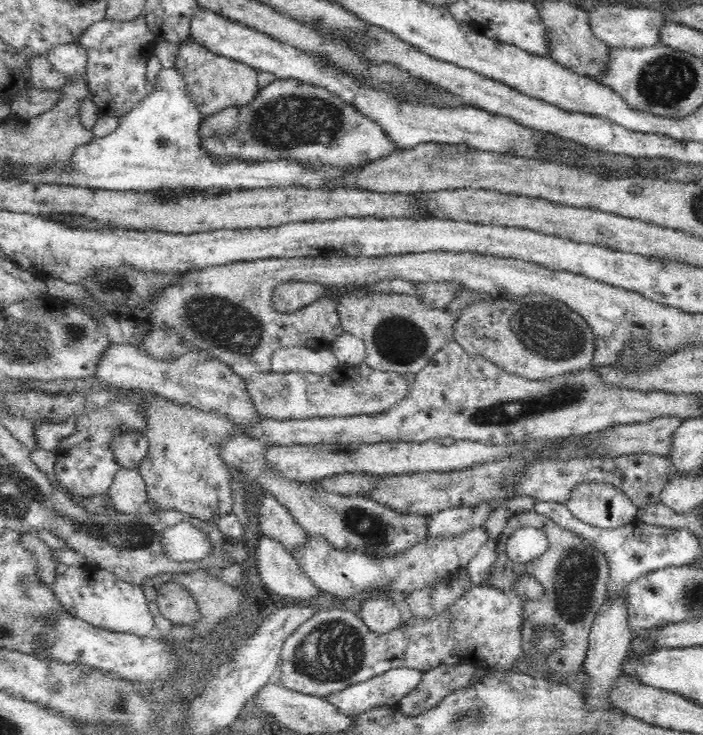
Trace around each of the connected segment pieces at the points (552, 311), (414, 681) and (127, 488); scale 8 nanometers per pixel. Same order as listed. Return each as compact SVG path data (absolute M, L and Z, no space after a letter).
M531 294L518 302L496 299L496 302L476 302L462 312L459 323L453 327L453 340L472 355L482 355L492 363L528 379L550 379L557 375L572 373L593 367L595 335L586 320L566 304L544 294Z
M392 669L387 673L369 678L366 682L359 682L352 686L348 686L344 690L328 694L325 697L328 704L336 708L341 716L355 717L366 711L379 709L380 707L398 706L402 698L416 688L421 683L422 671L414 669Z
M122 467L107 493L111 495L118 513L138 512L140 505L150 499L146 481L138 468Z

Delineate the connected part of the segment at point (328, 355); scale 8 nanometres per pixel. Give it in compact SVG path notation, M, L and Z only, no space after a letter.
M304 346L281 347L272 354L272 373L311 371L316 374L333 374L340 367L332 350Z

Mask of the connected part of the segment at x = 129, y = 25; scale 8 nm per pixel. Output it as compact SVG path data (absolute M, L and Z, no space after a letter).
M144 15L124 22L104 19L92 25L79 38L79 45L85 48L89 56L88 98L96 103L102 115L124 116L147 97L147 64L148 58L154 55L156 42L156 37L149 29Z

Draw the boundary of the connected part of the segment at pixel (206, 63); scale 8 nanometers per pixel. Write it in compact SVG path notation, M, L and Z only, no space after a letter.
M193 41L180 44L173 68L180 73L180 80L184 81L184 92L188 93L192 104L204 117L213 116L224 109L247 105L259 91L256 69L222 57Z

